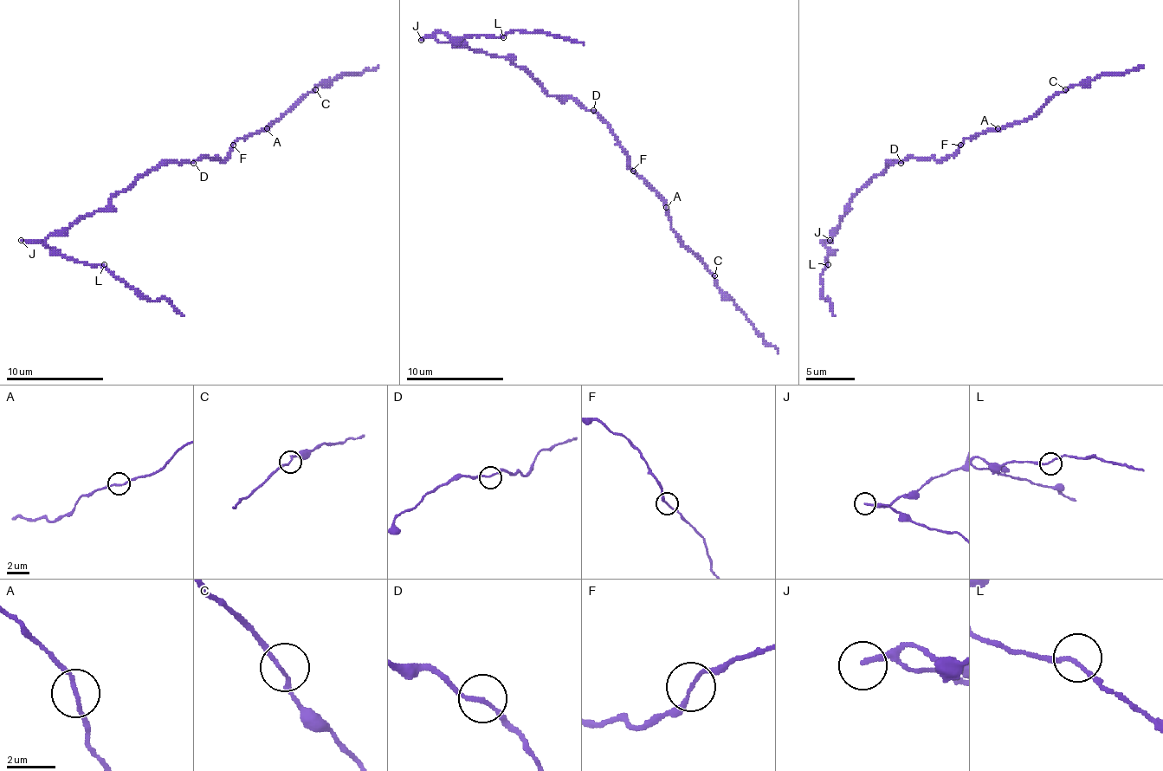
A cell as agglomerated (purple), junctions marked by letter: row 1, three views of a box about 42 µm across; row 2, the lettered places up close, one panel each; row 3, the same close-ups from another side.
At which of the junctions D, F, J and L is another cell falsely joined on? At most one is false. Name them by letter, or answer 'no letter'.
F

